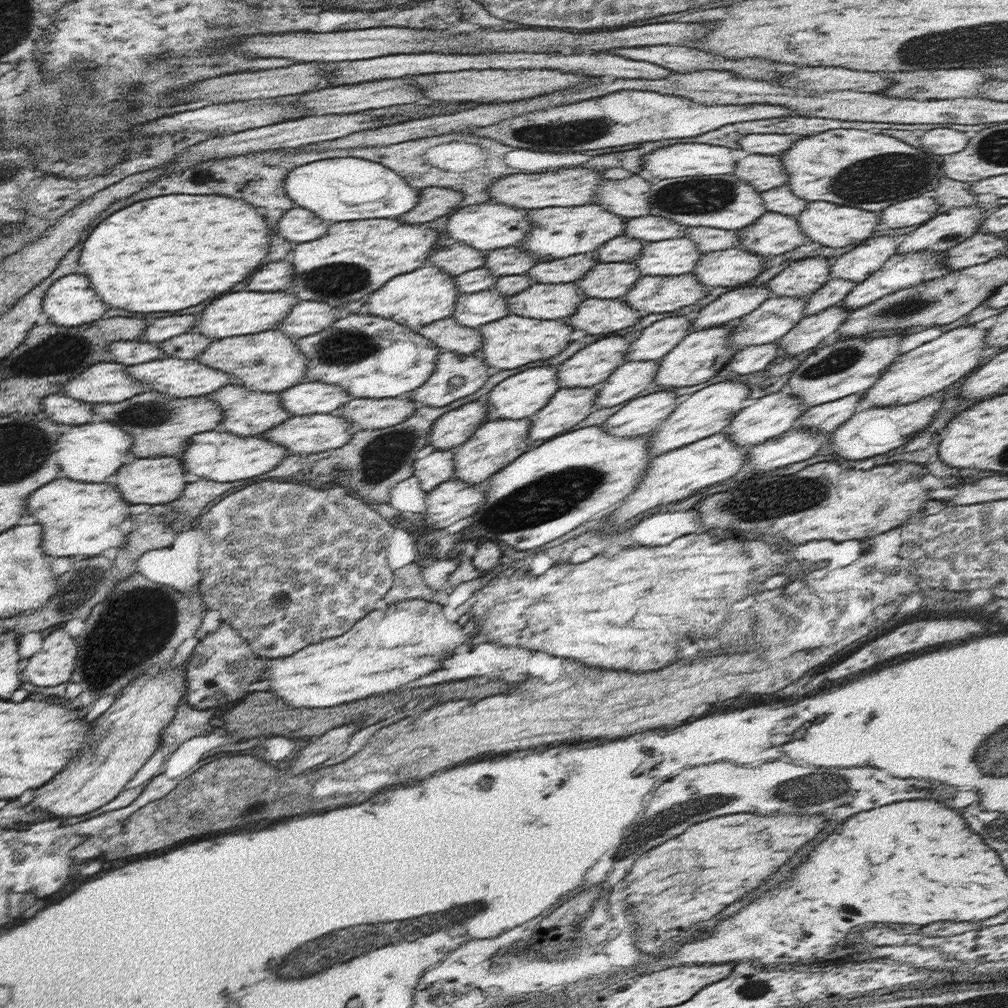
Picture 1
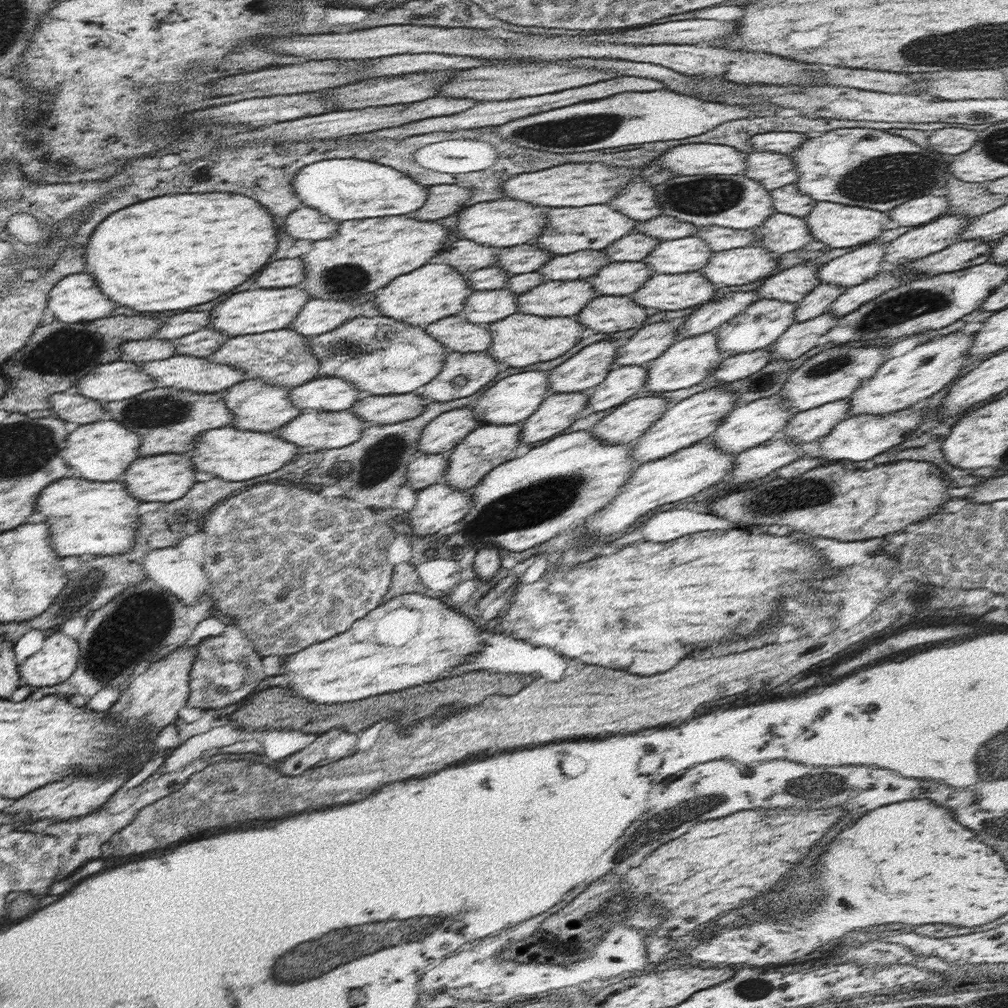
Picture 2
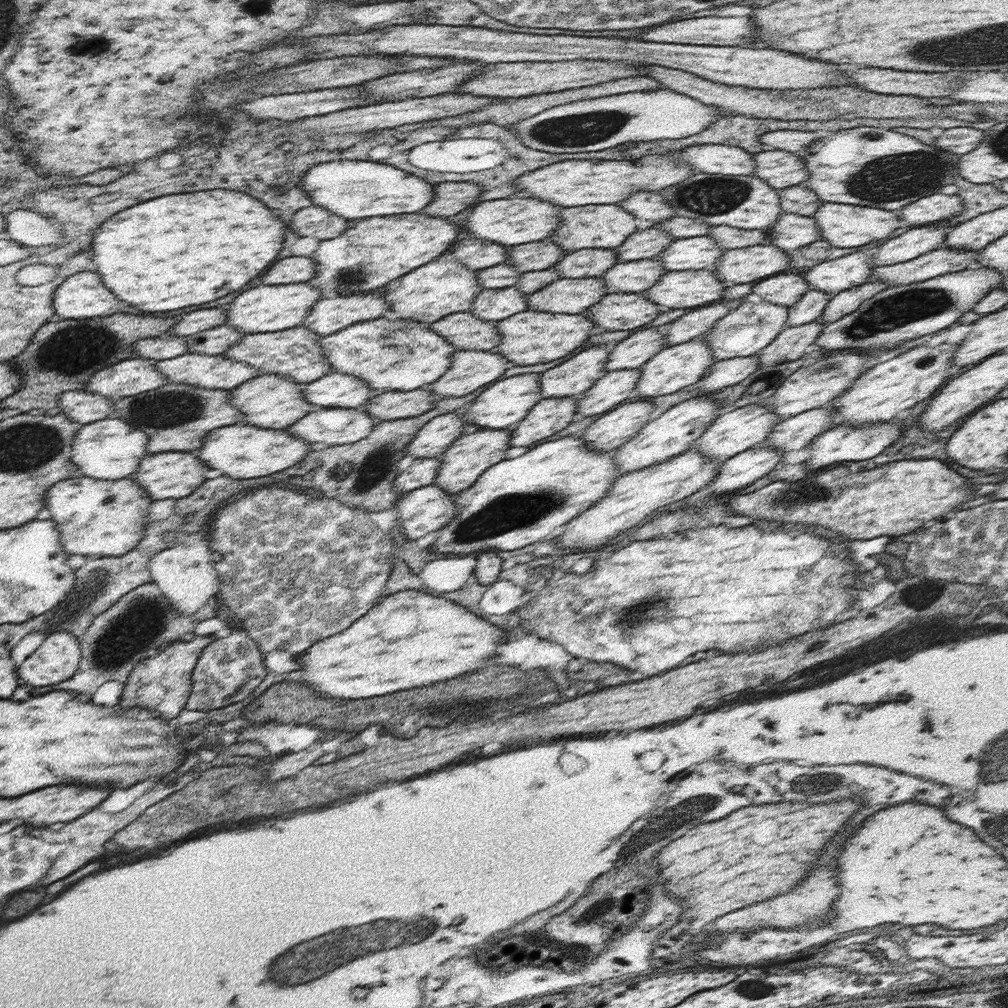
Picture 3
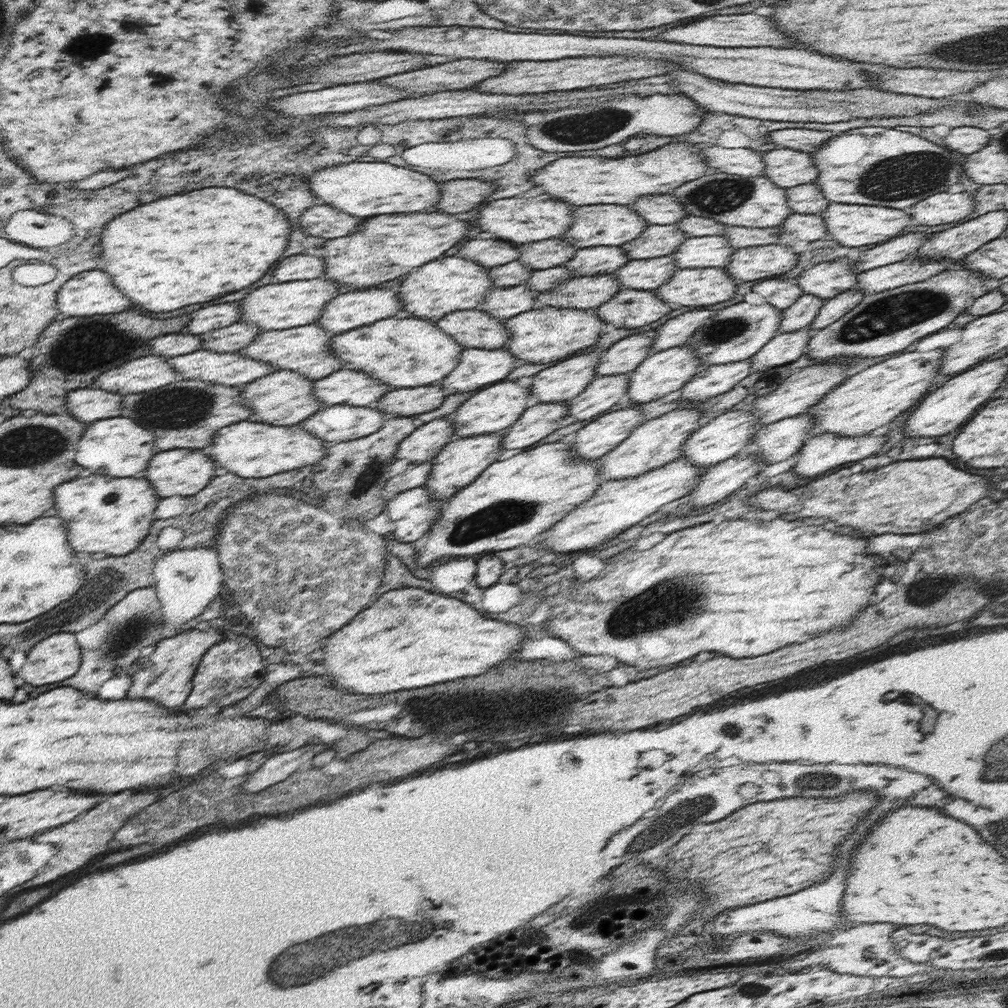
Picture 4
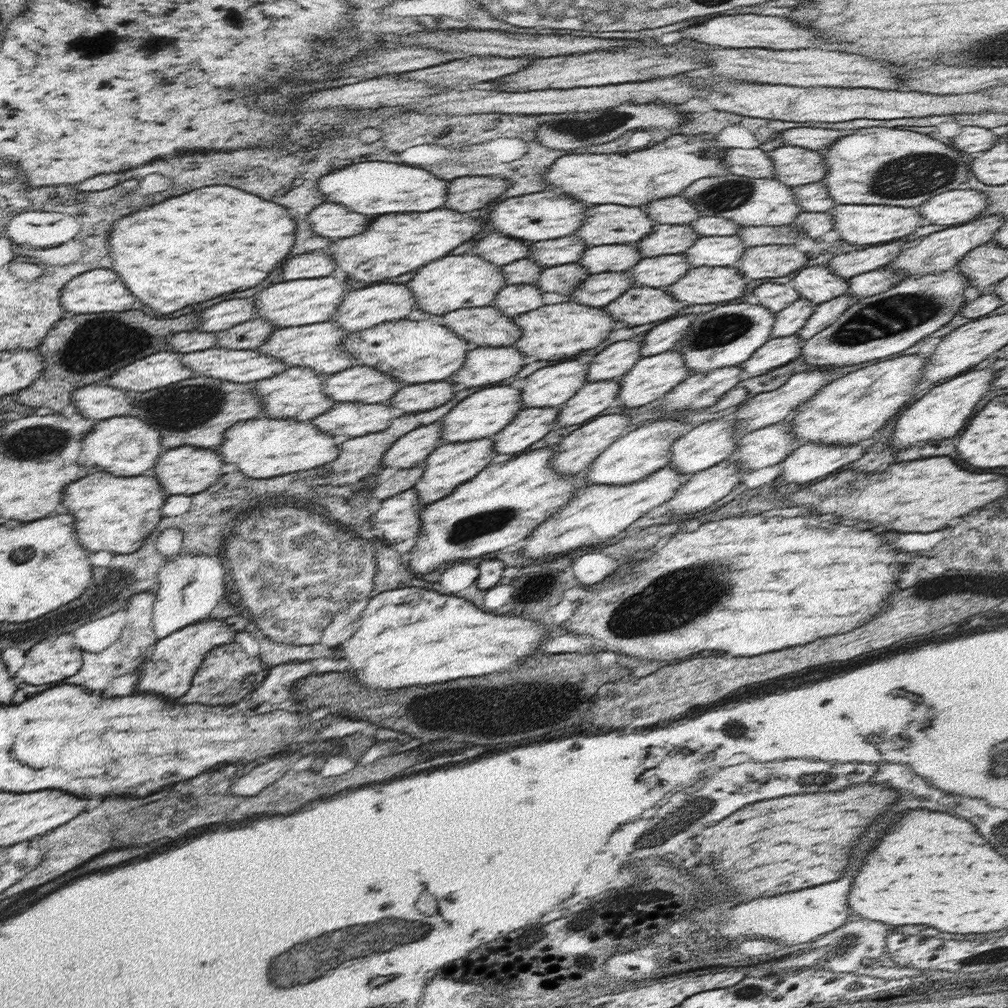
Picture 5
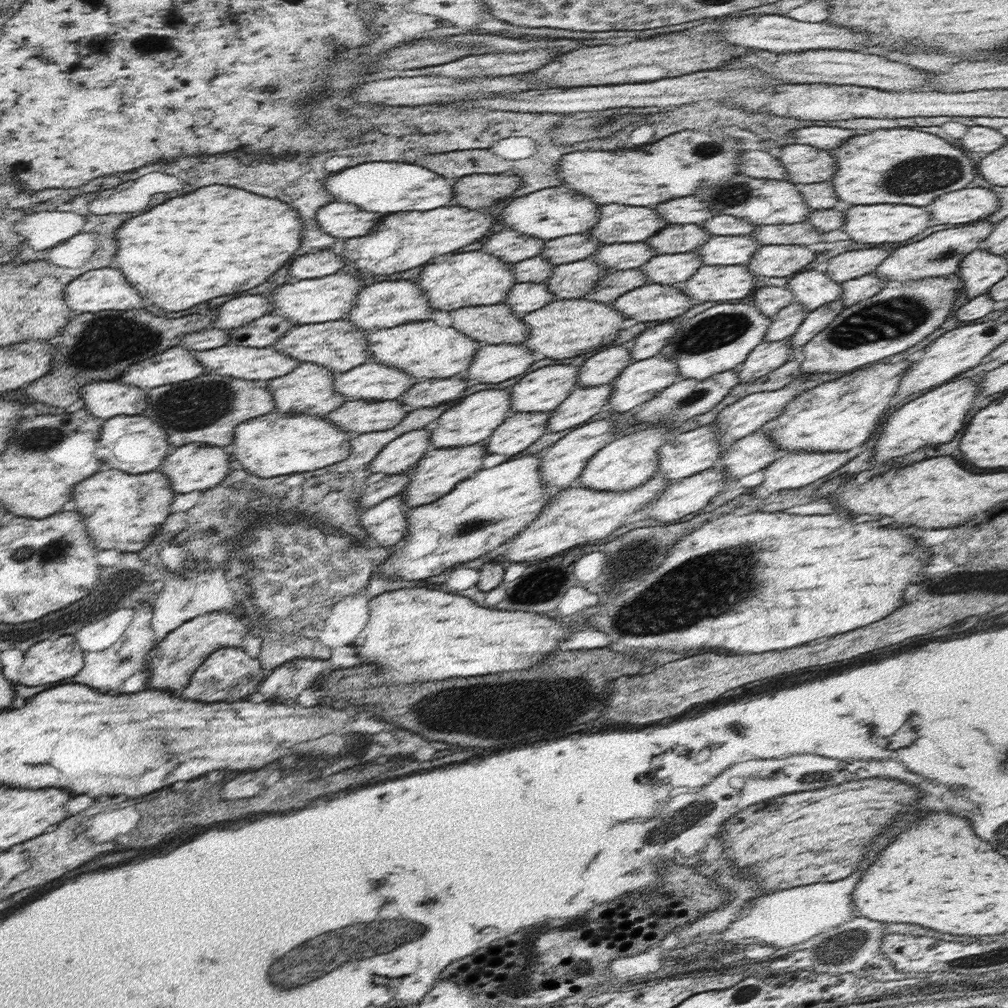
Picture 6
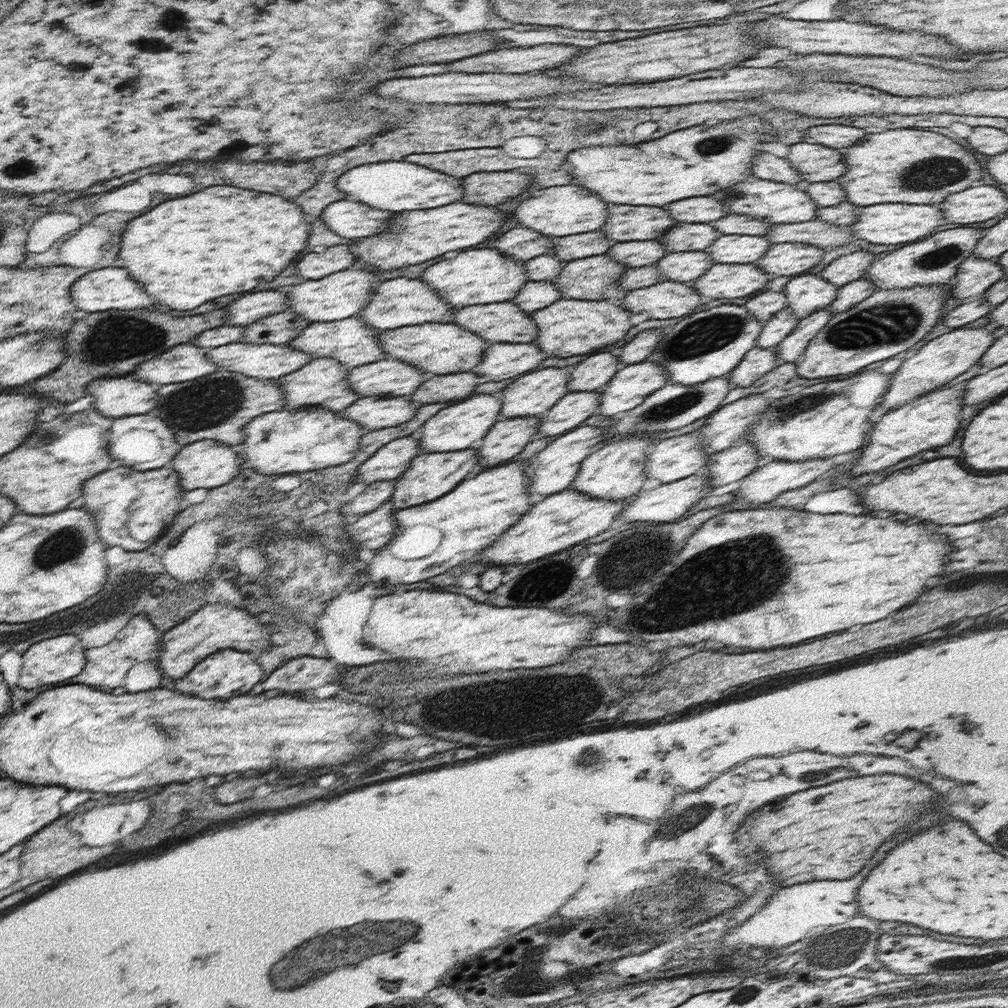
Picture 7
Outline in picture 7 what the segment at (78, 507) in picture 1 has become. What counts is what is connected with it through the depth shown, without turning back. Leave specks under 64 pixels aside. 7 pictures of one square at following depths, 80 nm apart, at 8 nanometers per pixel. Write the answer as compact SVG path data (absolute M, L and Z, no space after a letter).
M170 462L164 468L144 472L116 463L84 482L82 507L96 519L99 537L106 546L122 547L130 552L140 551L152 546L172 524L180 512L178 504L183 492L180 478Z

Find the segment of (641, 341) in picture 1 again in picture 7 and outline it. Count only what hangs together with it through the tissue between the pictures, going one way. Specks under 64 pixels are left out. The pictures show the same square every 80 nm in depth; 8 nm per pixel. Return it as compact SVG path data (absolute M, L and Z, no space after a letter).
M618 351L590 355L571 368L566 390L568 393L598 392L608 385L620 367Z

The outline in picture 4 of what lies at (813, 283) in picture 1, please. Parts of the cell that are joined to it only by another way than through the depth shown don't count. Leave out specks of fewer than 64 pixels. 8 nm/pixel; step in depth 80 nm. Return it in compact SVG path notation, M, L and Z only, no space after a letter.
M780 277L762 279L753 286L753 292L763 296L772 306L786 310L803 295L802 287L797 285L794 278L780 279Z

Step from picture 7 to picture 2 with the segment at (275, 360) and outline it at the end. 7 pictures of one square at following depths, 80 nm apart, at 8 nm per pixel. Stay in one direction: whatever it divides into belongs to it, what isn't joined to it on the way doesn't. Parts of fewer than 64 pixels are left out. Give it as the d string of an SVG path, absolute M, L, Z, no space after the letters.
M172 355L164 360L155 360L143 363L144 372L147 372L156 387L174 387L182 391L192 391L196 393L216 393L232 388L236 384L245 380L243 370L234 368L226 364L218 364L208 358L196 358L195 356Z

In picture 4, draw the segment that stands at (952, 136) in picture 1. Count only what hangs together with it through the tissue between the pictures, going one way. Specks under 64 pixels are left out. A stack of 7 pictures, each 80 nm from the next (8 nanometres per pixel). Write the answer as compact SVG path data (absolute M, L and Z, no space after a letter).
M960 126L950 130L943 140L945 146L962 158L978 152L989 143L991 135L987 130L976 126Z

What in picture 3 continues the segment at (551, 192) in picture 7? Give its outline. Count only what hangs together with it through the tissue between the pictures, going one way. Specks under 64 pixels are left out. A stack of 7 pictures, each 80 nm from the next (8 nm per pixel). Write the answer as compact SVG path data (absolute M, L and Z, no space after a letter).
M504 198L480 202L468 216L470 236L496 242L508 247L536 242L549 237L561 223L560 206L548 204L541 198Z

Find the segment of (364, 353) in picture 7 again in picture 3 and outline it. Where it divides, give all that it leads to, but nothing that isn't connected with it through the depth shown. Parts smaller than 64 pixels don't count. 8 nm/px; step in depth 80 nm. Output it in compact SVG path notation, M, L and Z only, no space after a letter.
M304 325L276 332L248 333L223 352L223 355L230 360L249 364L262 375L289 376L292 381L300 385L308 385L330 372L329 362L325 359L320 338L318 334Z

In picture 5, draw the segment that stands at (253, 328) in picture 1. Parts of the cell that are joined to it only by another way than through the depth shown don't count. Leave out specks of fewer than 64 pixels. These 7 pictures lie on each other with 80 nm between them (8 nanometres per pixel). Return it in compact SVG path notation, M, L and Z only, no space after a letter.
M338 273L320 278L299 278L272 284L254 298L257 316L282 328L314 324L330 320L341 300L350 292L345 277Z

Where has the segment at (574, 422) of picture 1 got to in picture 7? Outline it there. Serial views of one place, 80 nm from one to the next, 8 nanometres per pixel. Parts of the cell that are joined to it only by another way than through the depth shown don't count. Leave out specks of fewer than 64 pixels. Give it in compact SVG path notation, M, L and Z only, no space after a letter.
M500 418L488 436L484 436L477 453L485 464L494 467L505 463L516 456L532 441L533 436L539 432L539 418Z

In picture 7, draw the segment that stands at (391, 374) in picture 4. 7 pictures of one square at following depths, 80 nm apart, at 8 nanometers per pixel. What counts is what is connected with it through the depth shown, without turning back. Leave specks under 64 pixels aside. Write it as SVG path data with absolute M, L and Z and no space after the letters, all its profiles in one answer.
M427 322L381 331L379 345L381 350L385 352L386 358L393 357L407 362L424 372L426 379L428 379L429 376L433 375L475 370L489 343L481 336L458 326L454 322Z

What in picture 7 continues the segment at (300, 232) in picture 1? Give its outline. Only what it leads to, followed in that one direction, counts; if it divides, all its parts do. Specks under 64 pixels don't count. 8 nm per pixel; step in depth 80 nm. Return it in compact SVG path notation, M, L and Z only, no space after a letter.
M343 199L329 204L322 211L321 219L338 236L359 240L388 230L394 212L378 210L363 202Z

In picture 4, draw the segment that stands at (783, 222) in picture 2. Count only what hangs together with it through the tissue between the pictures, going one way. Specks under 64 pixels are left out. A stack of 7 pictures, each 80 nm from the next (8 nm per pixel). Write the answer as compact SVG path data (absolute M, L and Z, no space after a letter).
M790 213L782 224L781 244L794 245L799 240L814 242L827 234L826 223L820 214Z

